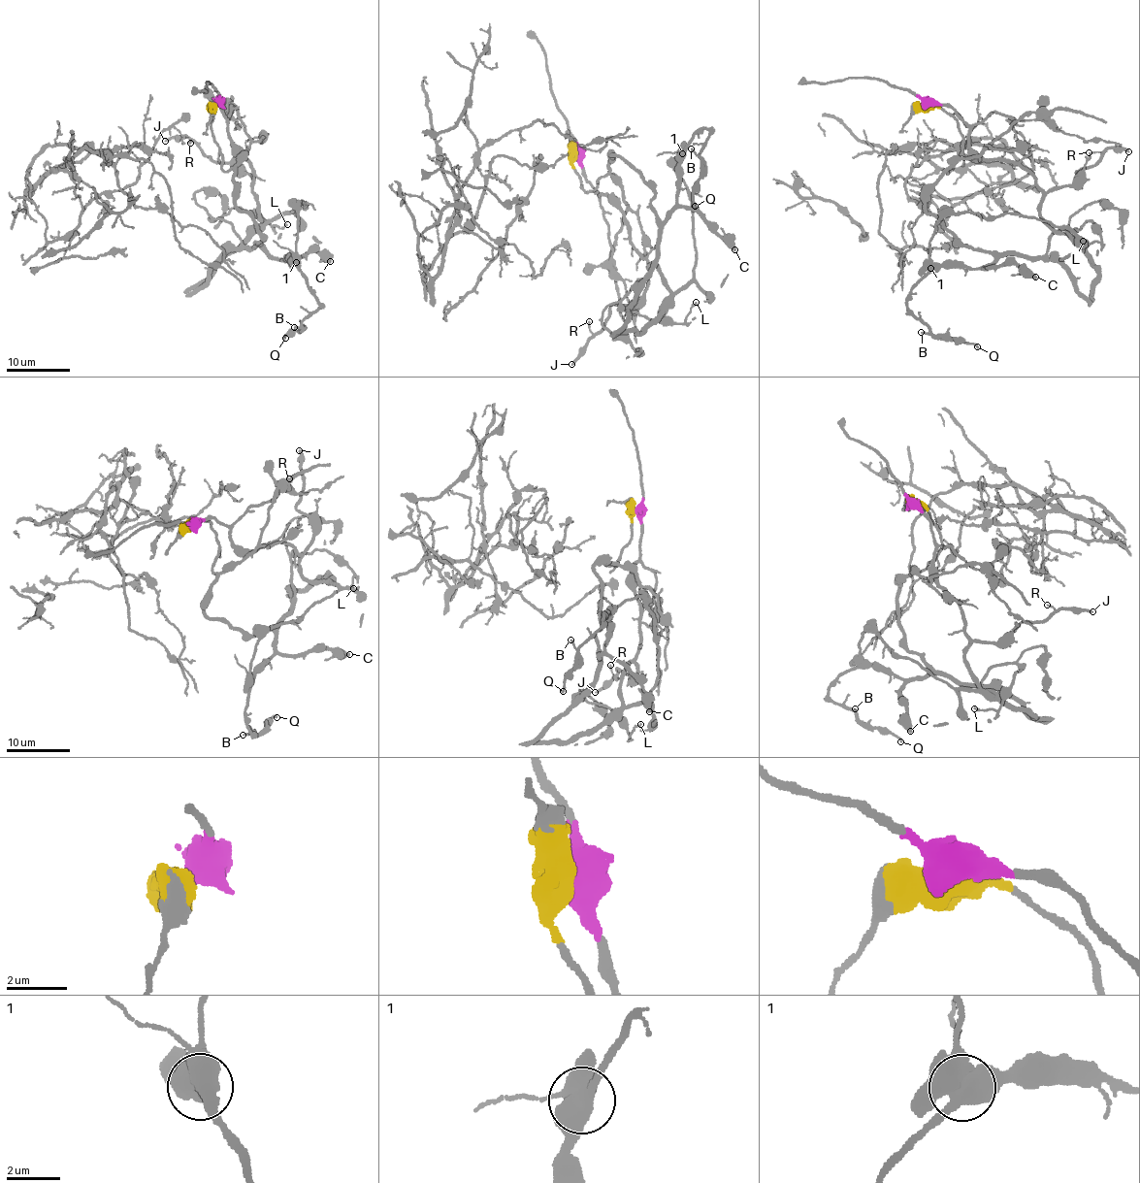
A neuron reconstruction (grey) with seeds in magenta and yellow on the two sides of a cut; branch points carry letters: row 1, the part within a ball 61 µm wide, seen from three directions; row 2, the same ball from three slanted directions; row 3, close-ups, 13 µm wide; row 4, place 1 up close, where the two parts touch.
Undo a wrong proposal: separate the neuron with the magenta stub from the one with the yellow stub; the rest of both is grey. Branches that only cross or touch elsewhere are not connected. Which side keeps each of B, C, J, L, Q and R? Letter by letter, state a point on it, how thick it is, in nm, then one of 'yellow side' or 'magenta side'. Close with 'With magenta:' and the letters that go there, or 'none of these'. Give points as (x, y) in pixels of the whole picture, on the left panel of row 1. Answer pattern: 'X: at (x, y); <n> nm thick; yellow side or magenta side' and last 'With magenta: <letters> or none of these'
B: at (294, 327); 140 nm thick; yellow side
C: at (330, 261); 440 nm thick; yellow side
J: at (165, 141); 220 nm thick; magenta side
L: at (287, 224); 150 nm thick; yellow side
Q: at (285, 338); 200 nm thick; yellow side
R: at (190, 143); 110 nm thick; magenta side
With magenta: J, R

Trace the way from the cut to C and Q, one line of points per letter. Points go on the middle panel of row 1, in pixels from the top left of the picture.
C: (575, 154), (587, 192), (611, 156), (623, 158), (653, 192), (651, 210), (662, 221), (692, 208), (735, 250)
Q: (575, 154), (587, 192), (611, 156), (623, 158), (662, 221), (682, 153), (704, 128), (695, 207)

